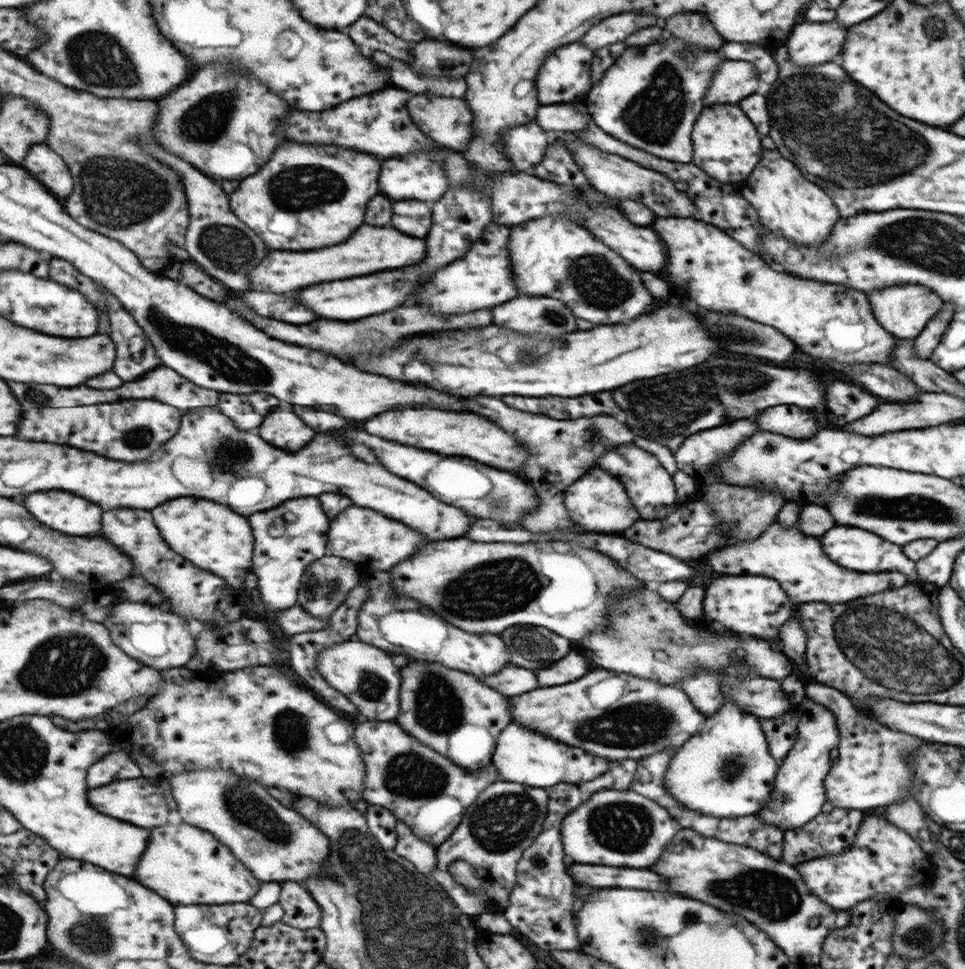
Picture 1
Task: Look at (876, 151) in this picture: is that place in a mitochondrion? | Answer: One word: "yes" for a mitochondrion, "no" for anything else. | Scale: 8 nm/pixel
yes

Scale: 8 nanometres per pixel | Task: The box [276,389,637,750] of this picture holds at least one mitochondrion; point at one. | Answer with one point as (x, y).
(487, 590)

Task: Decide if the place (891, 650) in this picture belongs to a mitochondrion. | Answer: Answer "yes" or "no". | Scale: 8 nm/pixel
yes

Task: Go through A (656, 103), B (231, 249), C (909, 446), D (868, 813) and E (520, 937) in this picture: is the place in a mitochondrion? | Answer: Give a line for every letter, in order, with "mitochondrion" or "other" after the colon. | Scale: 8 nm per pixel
A: mitochondrion
B: mitochondrion
C: other
D: other
E: other

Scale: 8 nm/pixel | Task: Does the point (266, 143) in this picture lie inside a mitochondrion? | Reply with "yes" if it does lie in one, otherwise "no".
no

